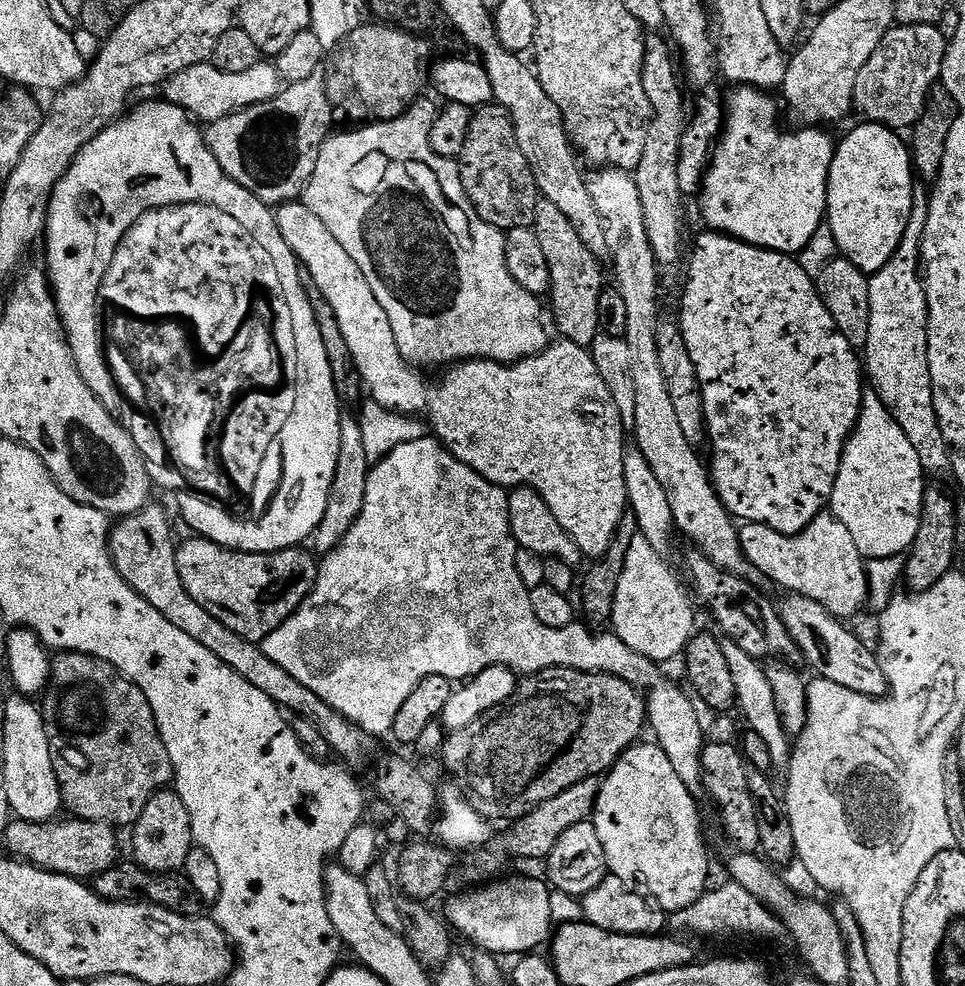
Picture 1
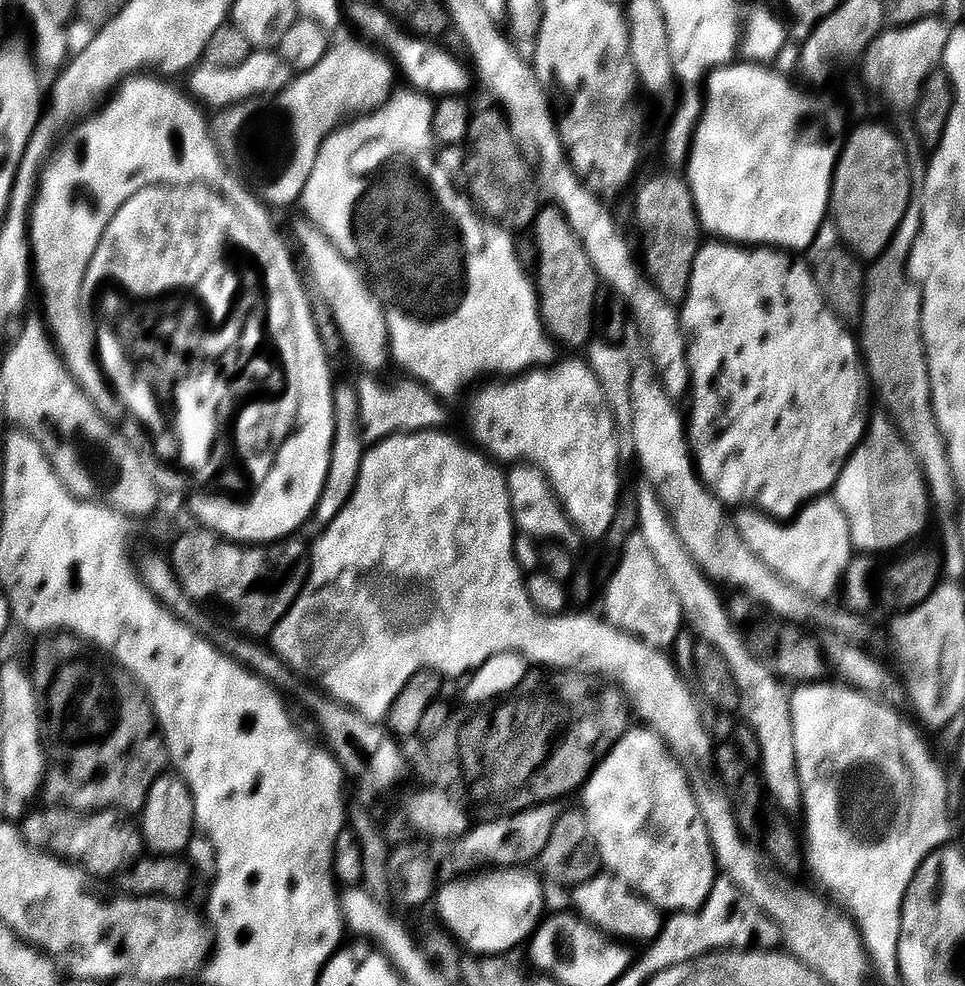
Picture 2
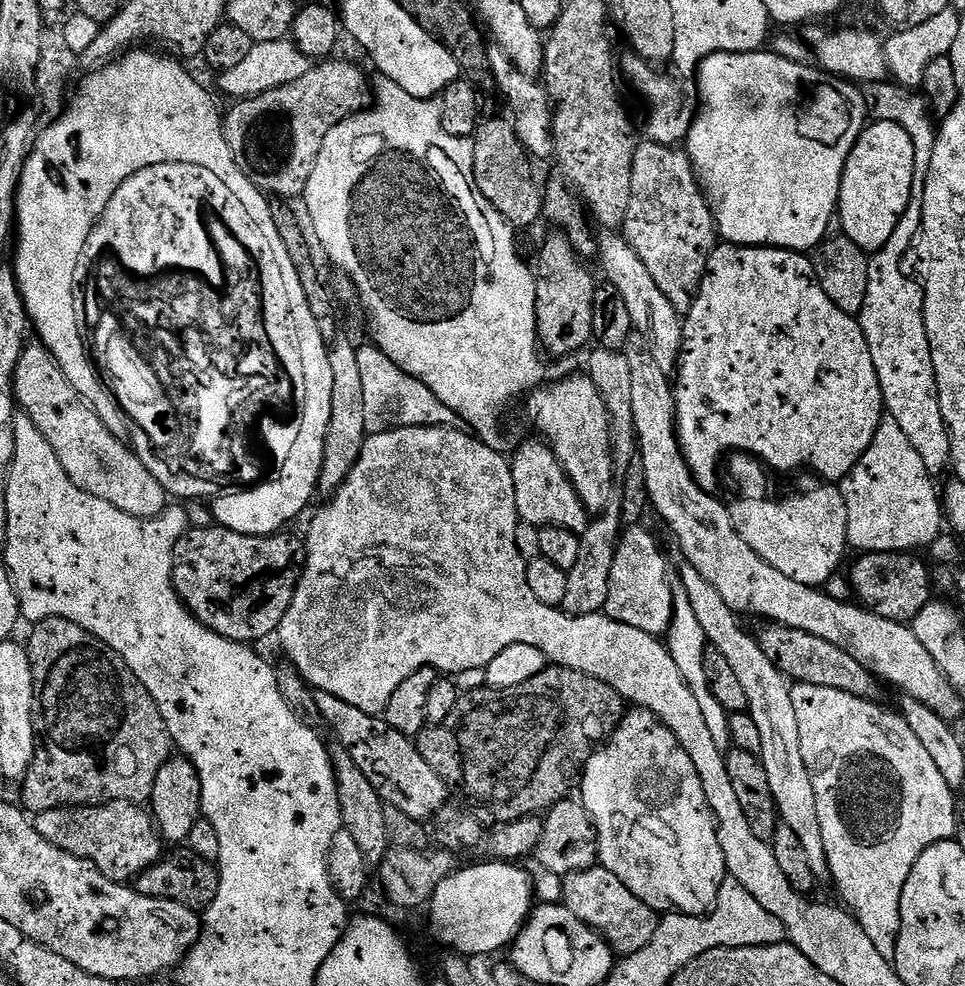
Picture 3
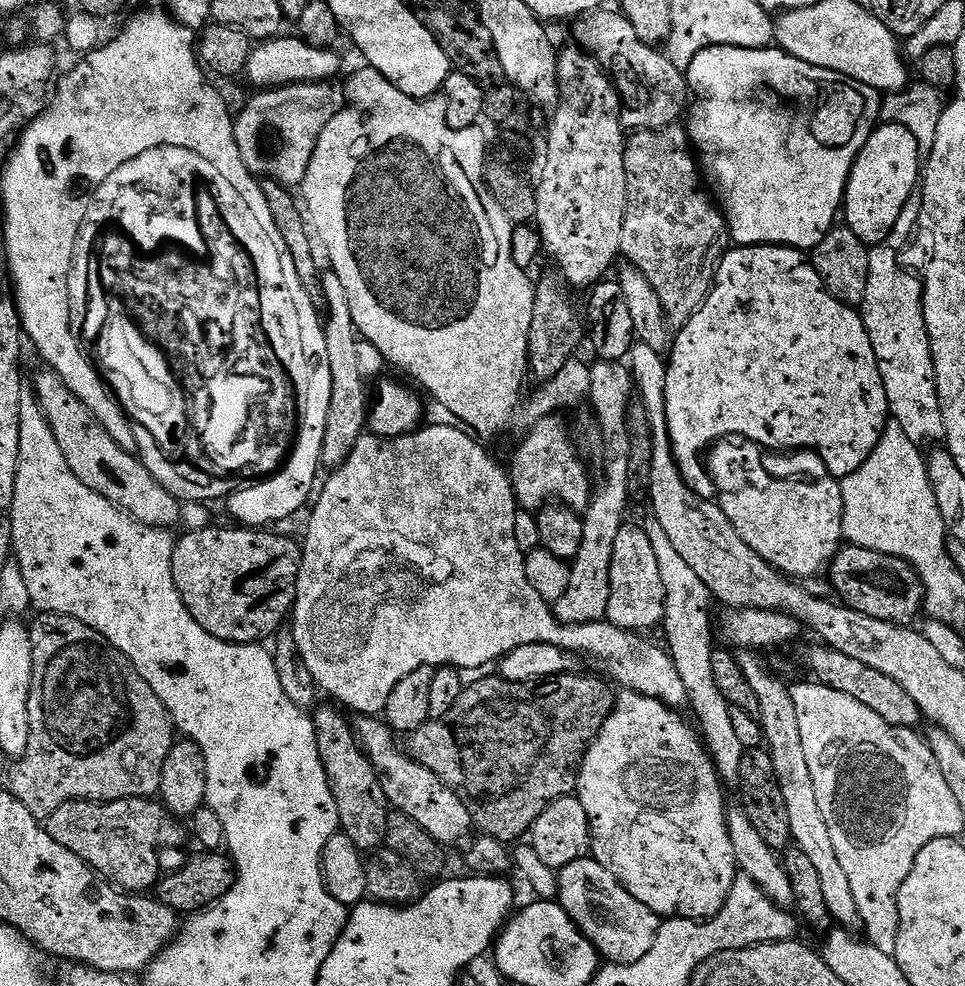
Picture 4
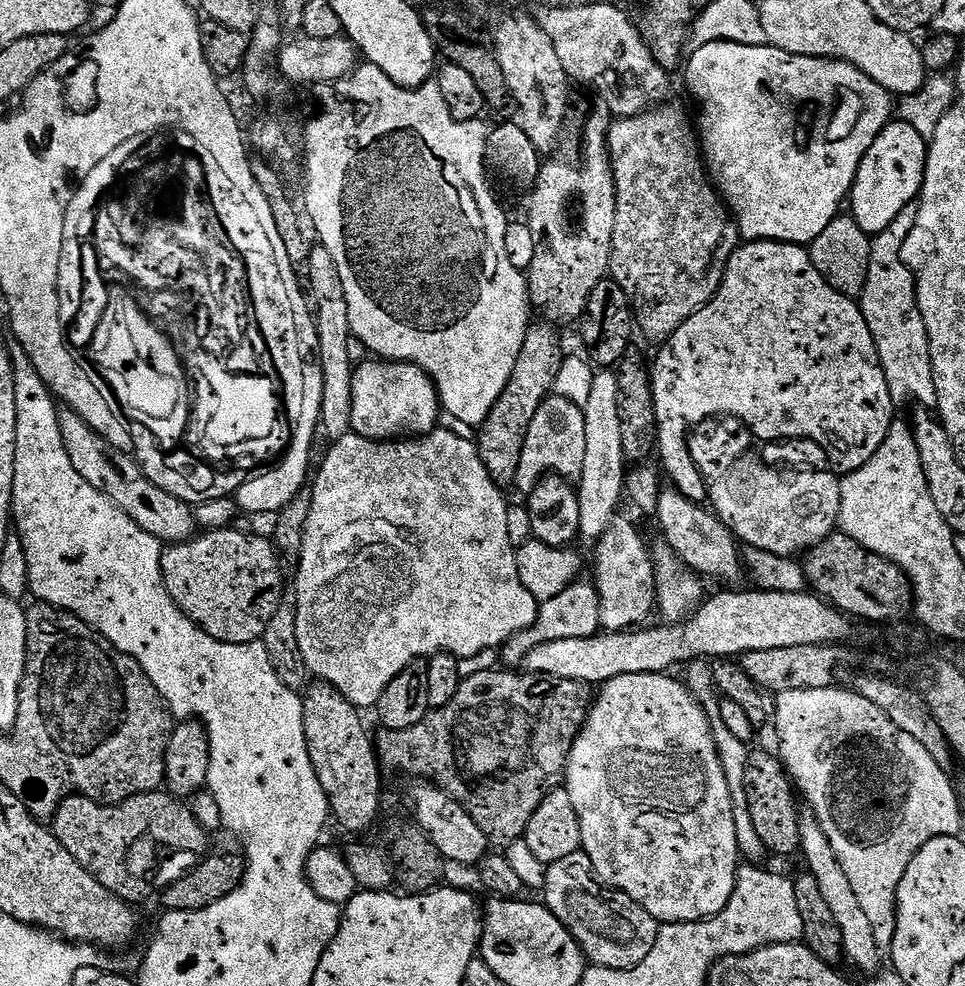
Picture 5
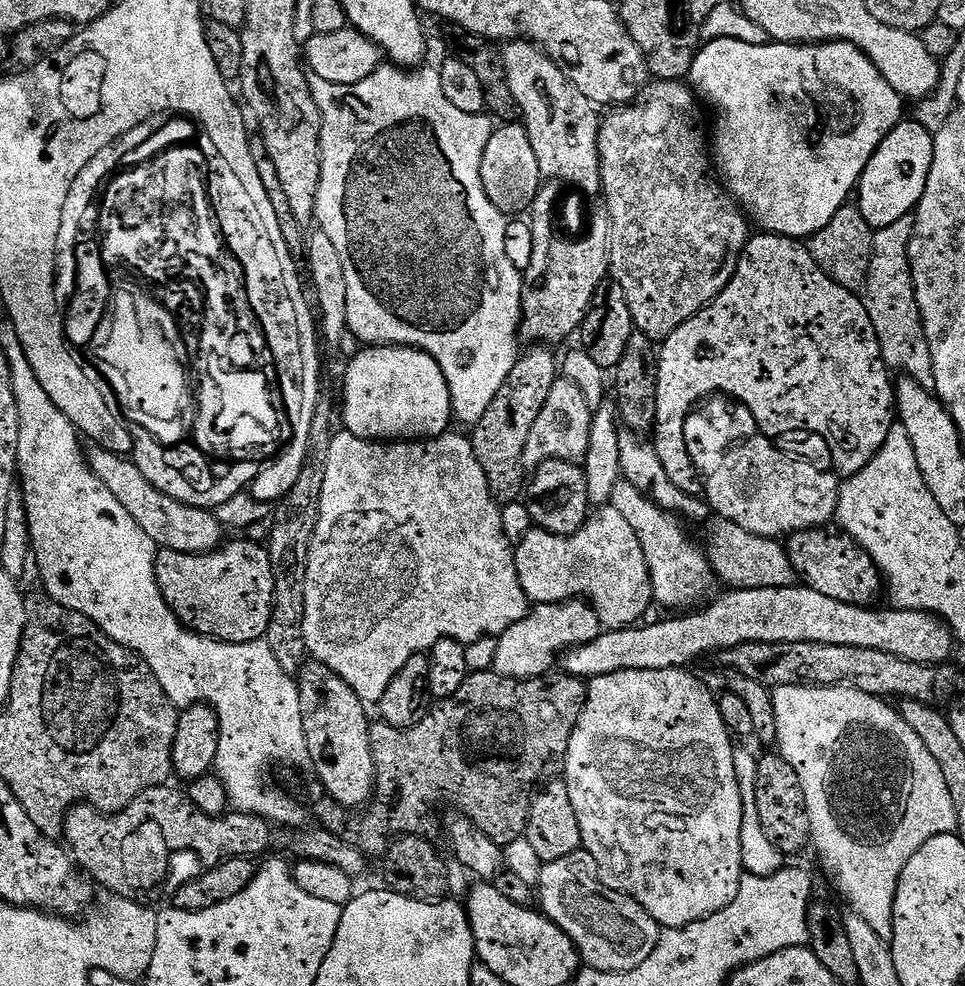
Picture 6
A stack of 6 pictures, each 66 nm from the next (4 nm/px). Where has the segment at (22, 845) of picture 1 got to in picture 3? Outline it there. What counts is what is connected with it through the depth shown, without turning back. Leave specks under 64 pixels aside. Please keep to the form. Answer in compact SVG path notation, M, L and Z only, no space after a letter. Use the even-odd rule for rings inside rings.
M113 800L95 806L51 808L39 813L34 823L46 842L88 860L115 884L135 881L162 856L160 829L151 811L136 802Z

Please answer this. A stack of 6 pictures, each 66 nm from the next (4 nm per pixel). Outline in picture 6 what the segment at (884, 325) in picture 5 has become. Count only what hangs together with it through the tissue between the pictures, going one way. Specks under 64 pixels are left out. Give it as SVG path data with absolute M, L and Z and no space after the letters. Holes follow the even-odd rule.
M915 215L903 216L885 228L872 233L872 257L868 281L862 289L862 299L870 314L874 334L878 334L880 359L893 373L903 374L907 379L929 390L935 389L934 370L930 358L930 346L926 342L926 330L920 317L916 291L912 285L912 271L908 261L908 243L912 240Z

